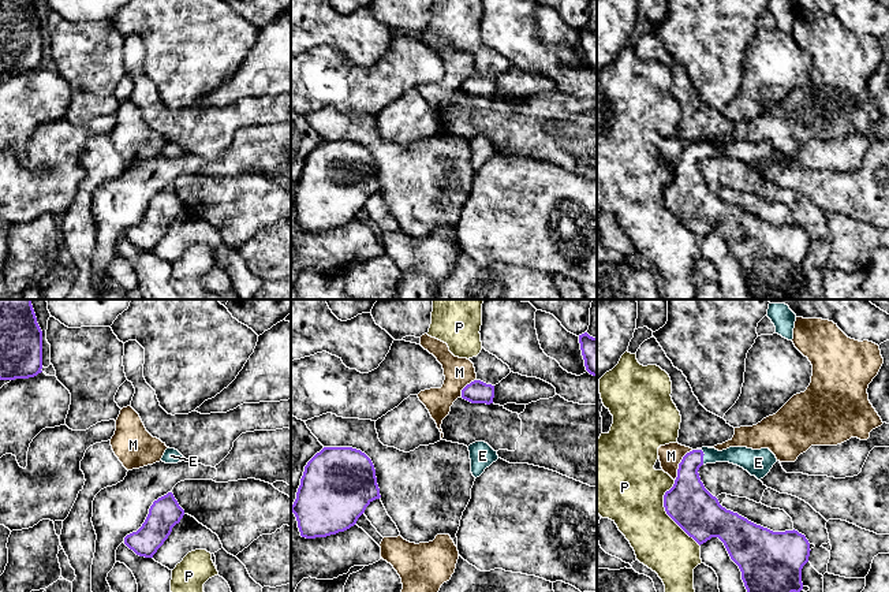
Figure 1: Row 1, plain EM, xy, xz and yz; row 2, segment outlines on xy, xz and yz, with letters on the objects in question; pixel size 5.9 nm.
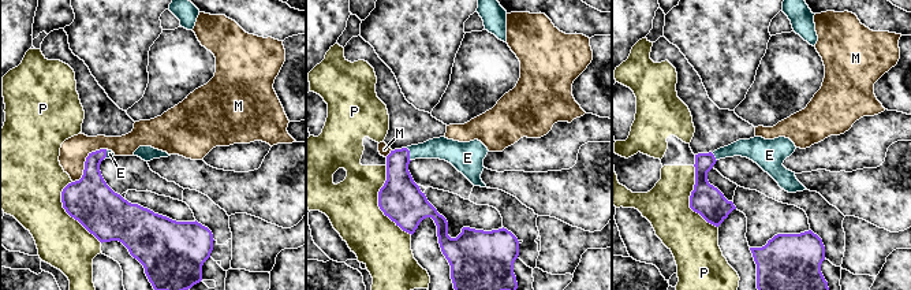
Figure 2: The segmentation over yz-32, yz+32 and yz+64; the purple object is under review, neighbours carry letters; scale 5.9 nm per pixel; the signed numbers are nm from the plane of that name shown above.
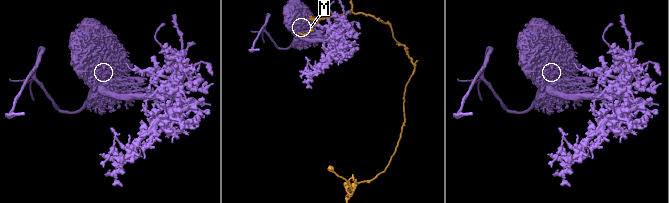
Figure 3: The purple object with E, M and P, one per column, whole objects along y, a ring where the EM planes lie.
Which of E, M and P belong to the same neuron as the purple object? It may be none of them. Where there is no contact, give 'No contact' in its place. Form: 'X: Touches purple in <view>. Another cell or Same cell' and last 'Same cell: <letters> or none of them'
E: Touches purple in yz. Same cell
M: Touches purple in yz. Another cell
P: Touches purple in yz. Another cell
Same cell: E

